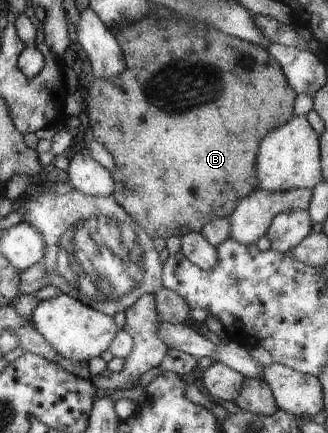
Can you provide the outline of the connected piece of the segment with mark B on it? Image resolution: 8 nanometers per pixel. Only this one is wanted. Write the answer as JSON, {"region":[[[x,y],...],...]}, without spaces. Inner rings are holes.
{"region":[[[146,16],[137,23],[119,25],[112,29],[112,32],[118,38],[124,53],[125,71],[114,81],[89,78],[91,86],[90,94],[86,99],[85,125],[89,134],[114,157],[116,170],[112,173],[112,178],[115,182],[113,196],[116,202],[135,223],[141,226],[143,232],[148,233],[154,240],[157,238],[168,240],[170,237],[180,239],[188,233],[200,231],[211,220],[229,217],[234,212],[238,201],[257,188],[256,161],[261,140],[269,132],[285,125],[294,116],[294,99],[297,94],[287,81],[281,66],[267,53],[265,47],[243,41],[202,24],[198,27],[186,27],[176,21]],[[204,66],[208,68],[212,76],[204,76]]]}

